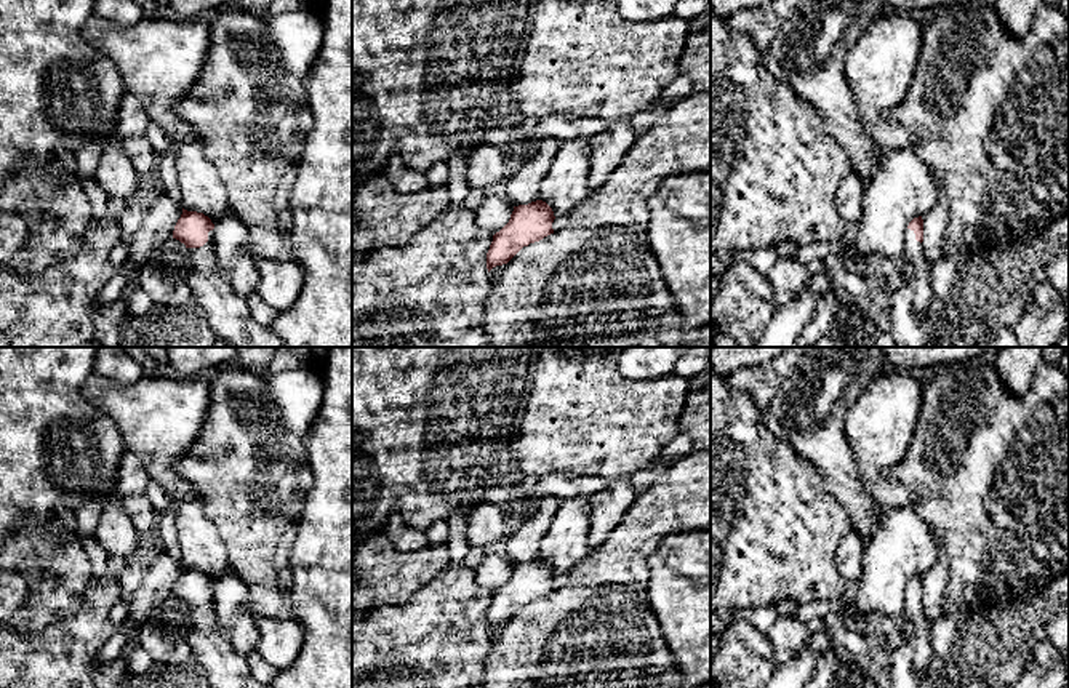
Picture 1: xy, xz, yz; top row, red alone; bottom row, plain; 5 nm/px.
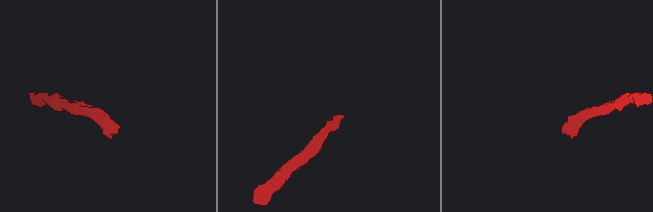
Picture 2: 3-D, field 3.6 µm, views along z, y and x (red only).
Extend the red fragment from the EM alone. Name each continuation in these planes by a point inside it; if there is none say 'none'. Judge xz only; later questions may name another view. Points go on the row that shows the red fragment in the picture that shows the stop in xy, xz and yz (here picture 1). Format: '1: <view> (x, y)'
none

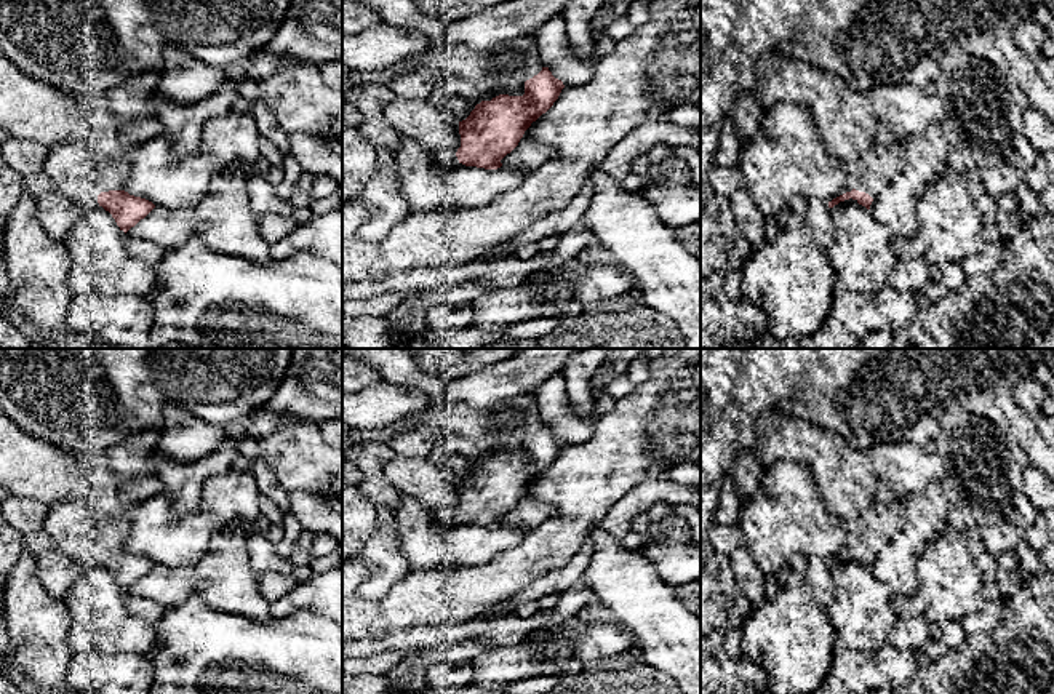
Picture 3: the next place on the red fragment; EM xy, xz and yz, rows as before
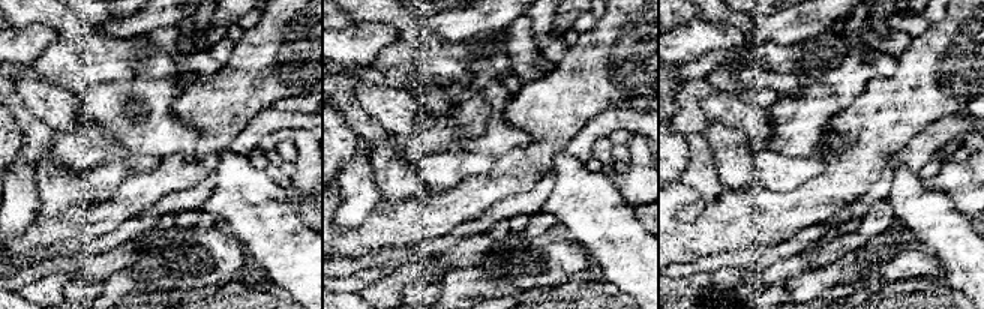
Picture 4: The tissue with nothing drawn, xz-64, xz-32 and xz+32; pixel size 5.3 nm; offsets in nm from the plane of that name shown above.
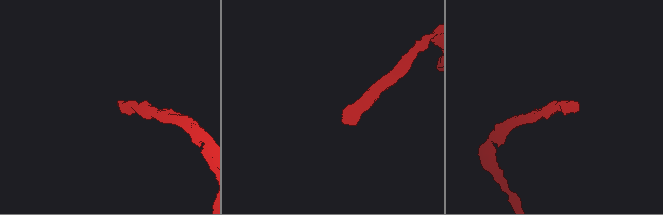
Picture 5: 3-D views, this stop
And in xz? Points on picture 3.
1: xz (445, 159)

